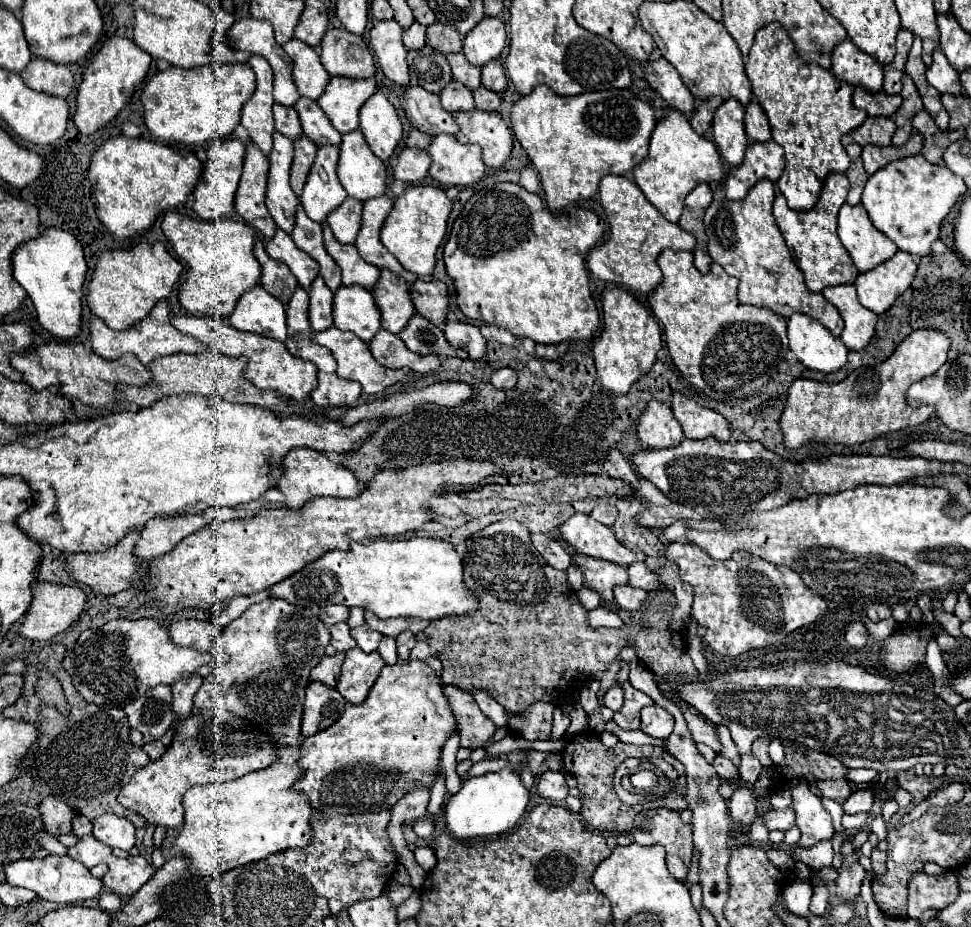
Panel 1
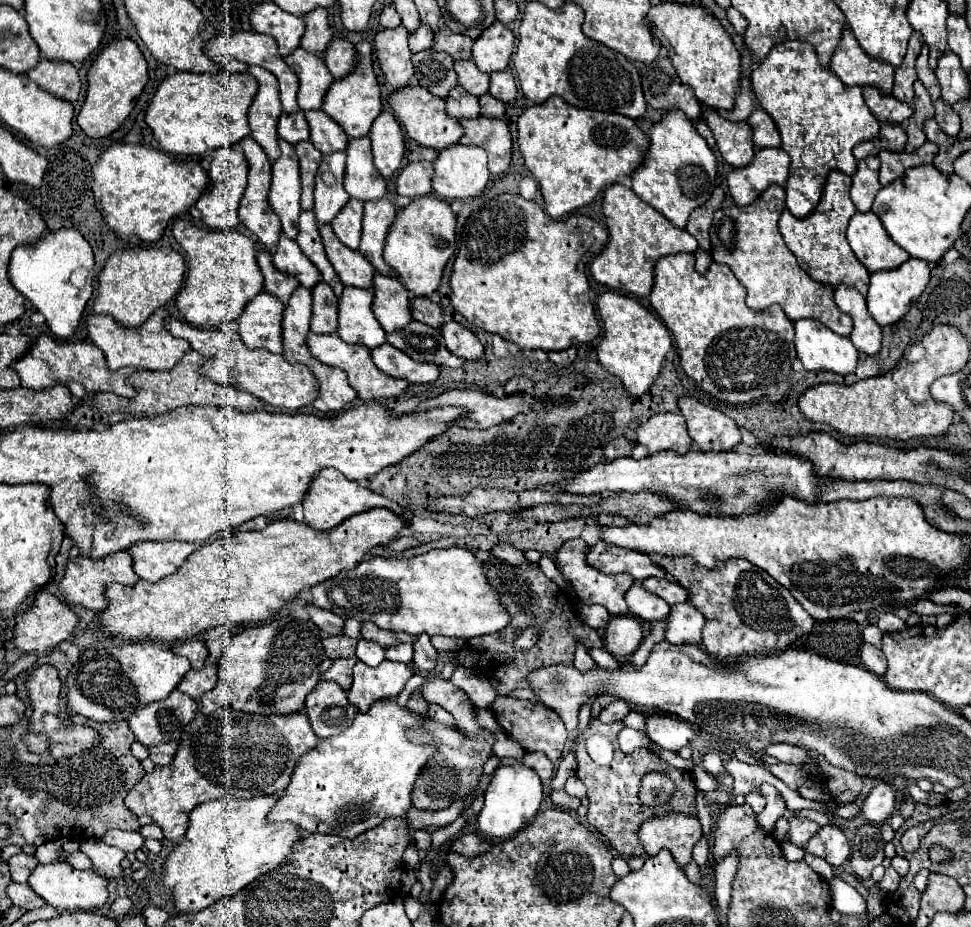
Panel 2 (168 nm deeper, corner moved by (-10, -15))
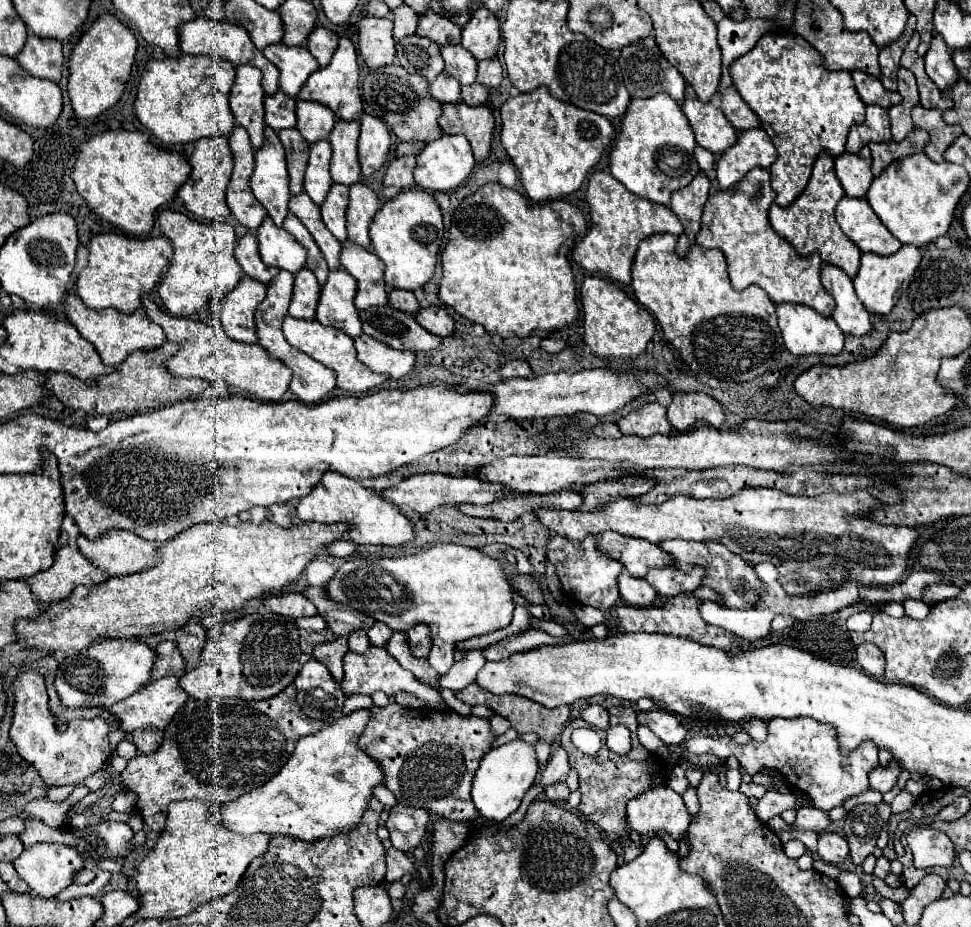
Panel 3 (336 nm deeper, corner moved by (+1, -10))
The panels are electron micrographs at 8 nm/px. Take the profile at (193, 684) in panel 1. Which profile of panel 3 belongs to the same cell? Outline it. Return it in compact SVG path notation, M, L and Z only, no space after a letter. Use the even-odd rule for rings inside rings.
M189 621L185 627L181 627L177 631L177 647L181 649L183 657L187 659L185 673L199 665L205 641L207 641L207 633L197 621Z

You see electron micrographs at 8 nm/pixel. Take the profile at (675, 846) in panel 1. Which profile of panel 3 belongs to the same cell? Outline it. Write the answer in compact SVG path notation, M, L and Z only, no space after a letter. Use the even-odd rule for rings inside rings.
M655 787L627 803L627 823L643 837L667 831L675 841L687 837L691 817L679 793L671 787Z

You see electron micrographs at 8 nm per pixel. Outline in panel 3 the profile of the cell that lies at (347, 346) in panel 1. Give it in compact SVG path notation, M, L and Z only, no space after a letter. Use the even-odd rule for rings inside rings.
M287 315L283 321L283 333L285 333L285 339L295 349L307 353L311 359L333 369L337 375L337 387L351 395L361 395L389 379L389 375L373 373L369 367L363 367L363 363L359 363L359 359L357 359L353 339L347 337L343 331L337 331L335 327L323 327L319 321L305 321L305 319L295 319L295 317Z

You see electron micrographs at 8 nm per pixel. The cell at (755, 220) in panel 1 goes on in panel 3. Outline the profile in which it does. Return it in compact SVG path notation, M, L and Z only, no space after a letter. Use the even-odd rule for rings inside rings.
M759 167L753 169L735 185L735 189L713 195L709 205L703 207L697 245L723 251L735 291L757 285L773 303L799 303L815 309L823 317L831 317L835 305L833 297L821 285L821 259L817 253L811 257L799 257L795 249L773 231L767 219L767 211L773 201L775 191L771 189L769 171Z

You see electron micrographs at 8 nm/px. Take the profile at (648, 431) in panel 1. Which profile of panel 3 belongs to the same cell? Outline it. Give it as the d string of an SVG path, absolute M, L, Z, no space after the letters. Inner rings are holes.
M647 403L617 421L623 435L637 435L649 439L653 435L671 435L673 425L667 419L667 409L659 403Z

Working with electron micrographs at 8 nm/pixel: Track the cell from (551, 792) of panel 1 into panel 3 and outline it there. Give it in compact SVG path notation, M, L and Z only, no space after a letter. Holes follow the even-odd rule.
M555 783L555 785L549 785L545 787L545 795L549 801L555 801L555 803L561 803L569 797L569 787L565 783Z

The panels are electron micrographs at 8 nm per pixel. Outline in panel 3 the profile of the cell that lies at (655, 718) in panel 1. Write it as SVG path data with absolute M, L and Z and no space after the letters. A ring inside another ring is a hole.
M661 709L645 711L645 713L639 711L637 719L641 725L649 727L667 745L681 745L685 741L687 731L679 723L679 719L669 711L661 711Z

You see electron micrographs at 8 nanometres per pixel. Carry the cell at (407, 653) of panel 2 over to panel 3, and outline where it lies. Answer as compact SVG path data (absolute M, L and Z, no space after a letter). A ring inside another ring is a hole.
M375 623L375 625L367 631L367 635L369 635L371 645L375 645L375 647L387 647L393 631L391 631L385 623Z

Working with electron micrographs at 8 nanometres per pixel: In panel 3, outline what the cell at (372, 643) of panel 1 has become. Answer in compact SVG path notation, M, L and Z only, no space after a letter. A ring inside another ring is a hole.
M353 631L349 635L349 649L353 653L365 653L369 649L369 639L365 631Z

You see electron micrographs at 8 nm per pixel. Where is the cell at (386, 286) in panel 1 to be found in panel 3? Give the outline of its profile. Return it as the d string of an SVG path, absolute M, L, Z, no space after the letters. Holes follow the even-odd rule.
M345 241L341 263L359 283L357 297L355 297L357 309L387 305L387 289L383 281L383 261L375 253L365 251L363 247L357 247Z

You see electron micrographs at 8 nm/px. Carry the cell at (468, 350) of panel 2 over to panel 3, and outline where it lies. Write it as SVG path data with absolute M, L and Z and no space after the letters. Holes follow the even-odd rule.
M443 307L421 309L415 315L415 319L421 323L421 327L425 327L429 333L435 333L437 337L451 337L455 333L453 319L447 315L447 311Z

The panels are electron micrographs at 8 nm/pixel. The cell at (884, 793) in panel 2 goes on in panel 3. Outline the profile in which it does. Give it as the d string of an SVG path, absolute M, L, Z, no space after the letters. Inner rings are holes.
M891 761L893 765L889 767L877 767L869 773L869 785L873 791L879 791L879 793L887 793L895 783L897 783L897 777L901 773L897 761Z

